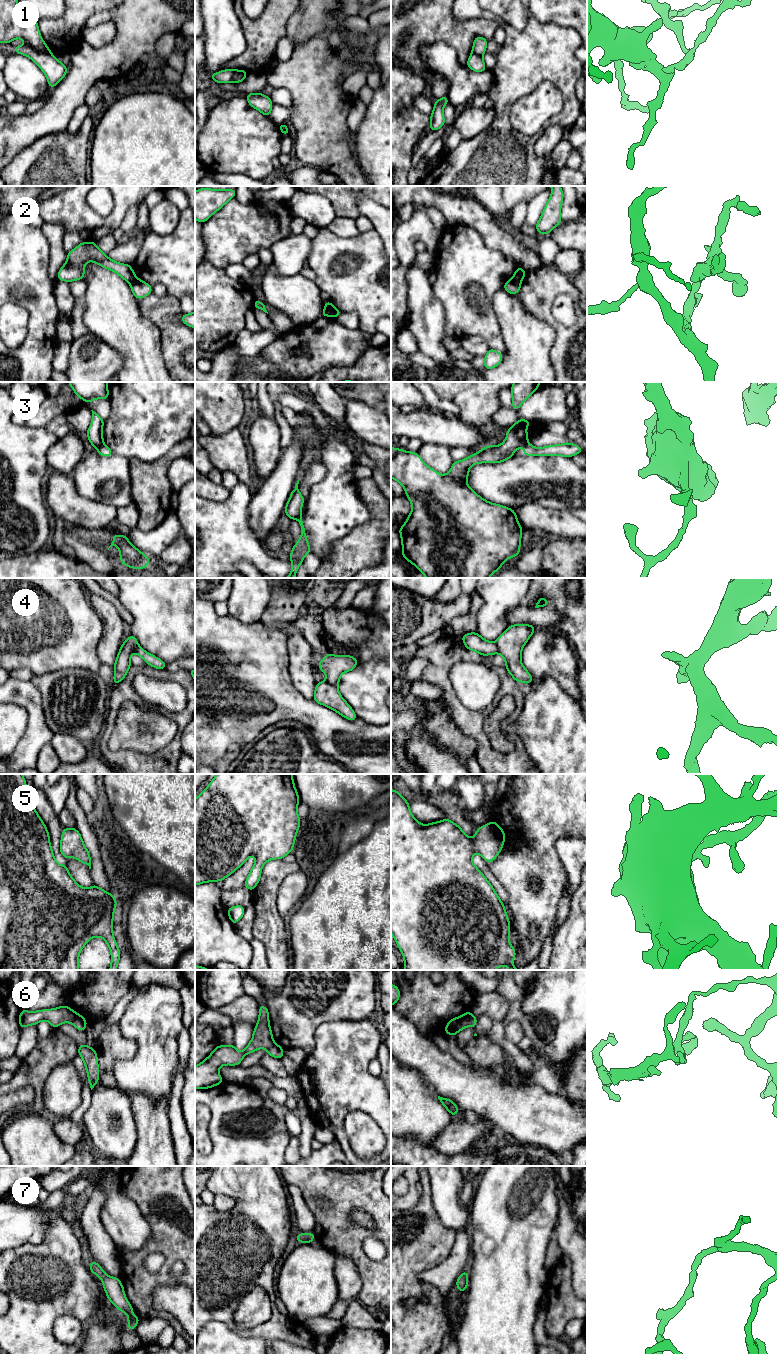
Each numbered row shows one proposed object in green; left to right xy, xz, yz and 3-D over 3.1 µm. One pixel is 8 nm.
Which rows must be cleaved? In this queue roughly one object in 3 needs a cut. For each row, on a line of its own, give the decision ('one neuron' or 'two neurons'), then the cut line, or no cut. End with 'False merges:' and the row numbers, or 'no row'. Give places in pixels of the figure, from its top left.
1: two neurons | xy (28, 44), (40, 52), (50, 52)
2: two neurons | yz (511, 279), (520, 282)
3: two neurons | xy (103, 443), (97, 449)
4: two neurons | xz (327, 680), (336, 687)
5: one neuron | no cut
6: two neurons | xy (77, 1013), (72, 1023)
7: one neuron | no cut
False merges: 1, 2, 3, 4, 6

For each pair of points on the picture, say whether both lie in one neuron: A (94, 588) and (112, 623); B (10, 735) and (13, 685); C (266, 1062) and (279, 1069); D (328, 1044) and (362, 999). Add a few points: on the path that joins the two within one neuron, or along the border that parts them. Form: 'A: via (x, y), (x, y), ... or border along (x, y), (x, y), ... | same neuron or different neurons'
A: border along (92, 593), (108, 600), (117, 610) | different neurons
B: border along (10, 702), (20, 705), (27, 712), (27, 722) | different neurons
C: via (269, 1063), (276, 1067) | same neuron
D: border along (367, 1017), (361, 1020), (328, 1020), (323, 1023) | different neurons

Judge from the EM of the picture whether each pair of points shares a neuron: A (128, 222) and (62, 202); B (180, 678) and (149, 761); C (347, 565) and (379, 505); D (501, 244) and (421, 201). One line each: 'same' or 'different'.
A: different
B: same
C: same
D: same

